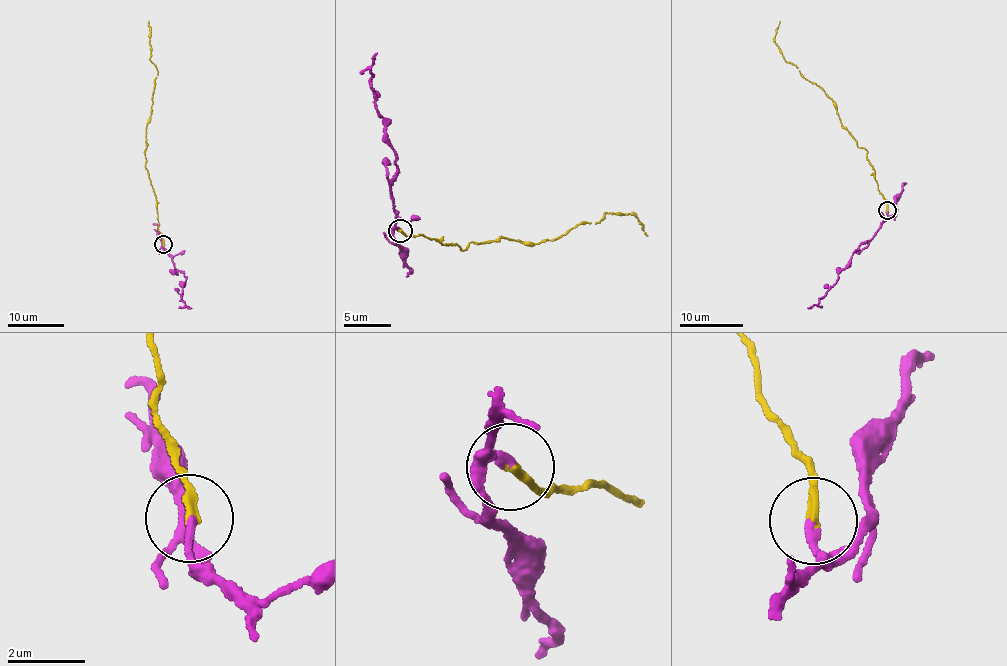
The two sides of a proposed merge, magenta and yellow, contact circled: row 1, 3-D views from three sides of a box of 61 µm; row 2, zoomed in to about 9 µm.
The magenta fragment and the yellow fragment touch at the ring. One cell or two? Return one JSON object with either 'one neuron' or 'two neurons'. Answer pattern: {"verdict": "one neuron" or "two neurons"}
{"verdict": "two neurons"}

